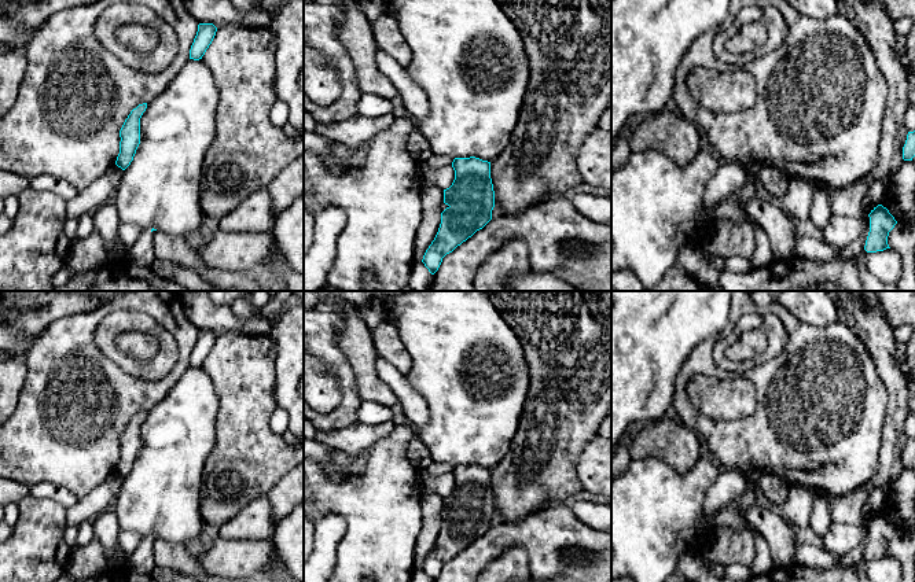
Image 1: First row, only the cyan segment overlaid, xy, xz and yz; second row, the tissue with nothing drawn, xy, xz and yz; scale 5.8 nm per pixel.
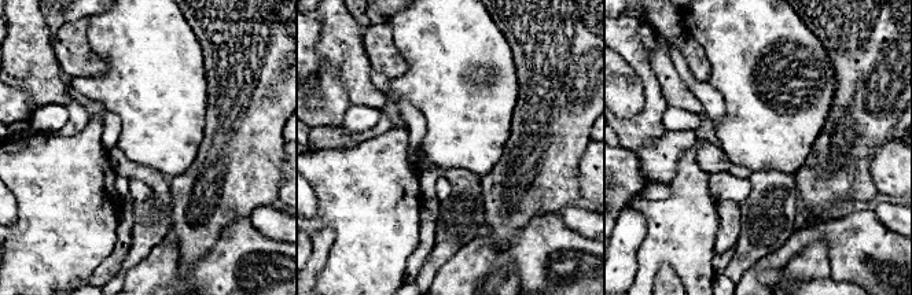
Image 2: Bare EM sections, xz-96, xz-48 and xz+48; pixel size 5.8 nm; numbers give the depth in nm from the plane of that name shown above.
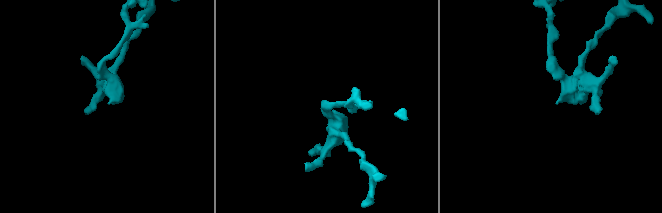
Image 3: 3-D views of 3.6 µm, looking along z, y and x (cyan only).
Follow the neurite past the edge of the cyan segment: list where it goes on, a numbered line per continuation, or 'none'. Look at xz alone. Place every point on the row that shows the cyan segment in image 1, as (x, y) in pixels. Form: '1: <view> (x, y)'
none

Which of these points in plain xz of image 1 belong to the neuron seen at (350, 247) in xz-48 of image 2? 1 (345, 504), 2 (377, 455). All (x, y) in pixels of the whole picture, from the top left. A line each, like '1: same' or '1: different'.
1: same
2: same

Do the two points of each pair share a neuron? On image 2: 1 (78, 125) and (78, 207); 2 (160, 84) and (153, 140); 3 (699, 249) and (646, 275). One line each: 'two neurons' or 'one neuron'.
1: two neurons
2: one neuron
3: one neuron

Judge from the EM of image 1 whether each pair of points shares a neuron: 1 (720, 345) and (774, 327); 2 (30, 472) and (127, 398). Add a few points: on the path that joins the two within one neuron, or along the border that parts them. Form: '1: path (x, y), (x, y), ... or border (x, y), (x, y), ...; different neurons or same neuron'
1: path (734, 334), (745, 323), (760, 323); same neuron
2: path (55, 448), (87, 416), (105, 416); same neuron

